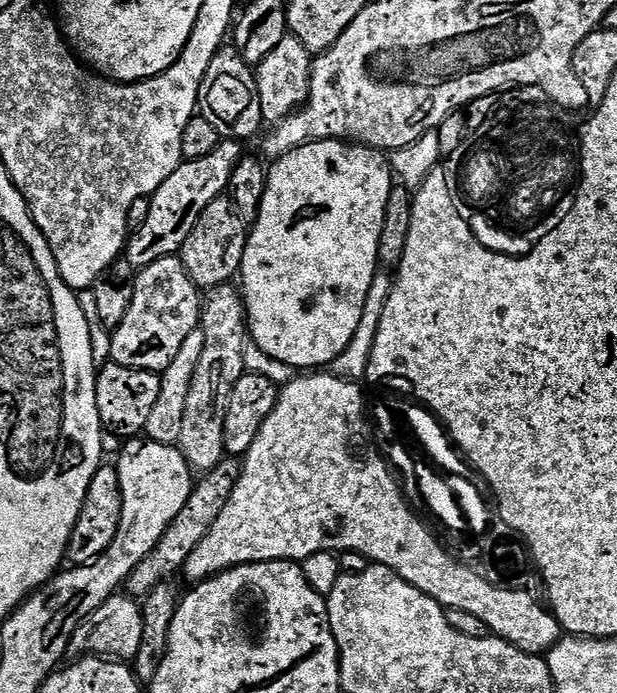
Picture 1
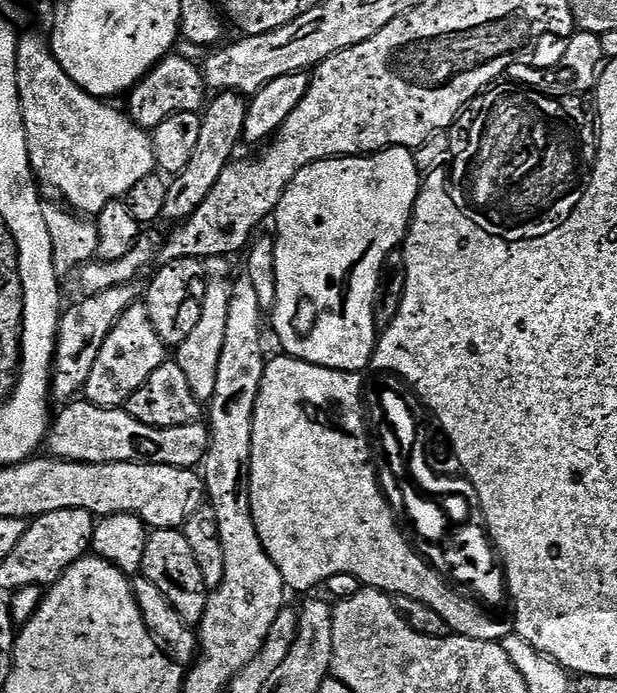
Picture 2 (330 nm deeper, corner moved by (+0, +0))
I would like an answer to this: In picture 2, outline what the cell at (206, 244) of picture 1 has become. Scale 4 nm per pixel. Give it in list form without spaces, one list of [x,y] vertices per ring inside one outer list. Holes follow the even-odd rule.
[[[197,258],[169,260],[161,263],[151,276],[152,281],[148,284],[148,293],[145,296],[143,293],[142,303],[147,306],[150,322],[154,324],[154,330],[158,332],[158,338],[162,338],[164,345],[179,346],[186,342],[186,338],[190,338],[202,314],[202,298],[209,286],[203,263]]]

